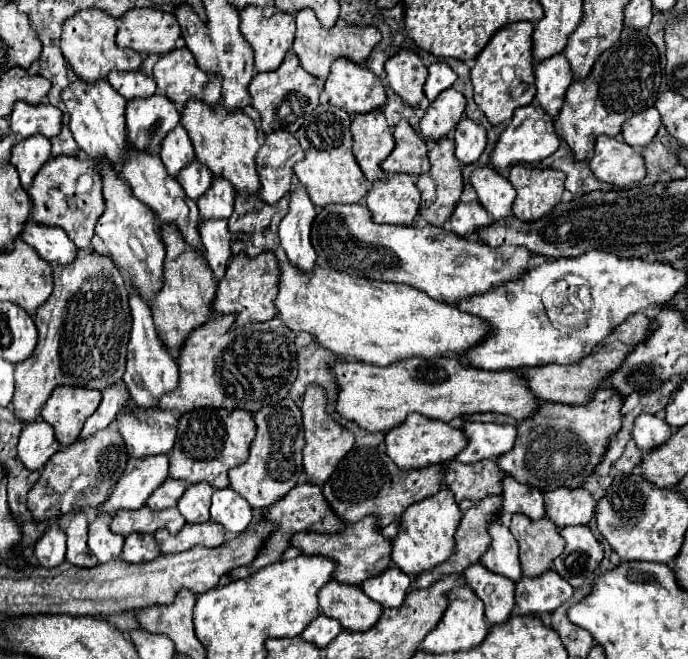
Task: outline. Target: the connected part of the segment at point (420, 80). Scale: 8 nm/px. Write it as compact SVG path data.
M400 49L386 61L388 85L410 107L418 107L424 101L424 83L428 69L420 57L408 49Z

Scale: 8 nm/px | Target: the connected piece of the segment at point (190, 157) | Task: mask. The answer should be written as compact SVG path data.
M178 125L166 139L162 141L162 153L160 159L168 171L170 177L178 177L178 173L194 161L194 149L188 139L188 133L182 125Z

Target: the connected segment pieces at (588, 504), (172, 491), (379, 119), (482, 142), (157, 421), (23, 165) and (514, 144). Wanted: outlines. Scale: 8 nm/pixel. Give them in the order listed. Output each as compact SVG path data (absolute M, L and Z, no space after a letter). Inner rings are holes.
M556 489L550 493L544 493L546 501L546 517L556 527L568 527L568 525L588 525L596 501L586 489Z
M168 477L168 479L154 491L154 495L148 499L146 505L148 505L152 511L162 511L162 509L176 507L178 501L180 501L180 497L184 495L186 487L188 487L188 483L182 483L182 481L178 481L178 479L170 479L170 477Z
M374 109L364 115L354 115L352 119L352 137L354 137L354 155L368 181L384 179L380 169L382 159L394 149L394 137L386 123L386 117L380 109Z
M464 117L456 125L454 141L456 141L456 157L458 157L458 161L464 163L464 165L470 165L480 157L480 153L486 147L486 129Z
M136 407L136 411L130 415L118 415L116 421L118 421L120 435L126 441L128 457L144 459L150 455L168 455L172 451L178 421L170 411L158 411L158 415L150 415L150 411L142 411L142 407Z
M42 135L22 139L12 147L10 163L18 169L20 183L24 189L30 189L34 175L48 159L50 159L50 141Z
M530 103L530 105L514 111L512 121L506 125L506 129L502 131L498 143L494 145L494 149L490 153L488 165L500 173L500 171L504 171L512 165L518 165L518 163L542 161L542 159L550 157L558 149L558 145L560 145L560 139L552 127L552 119L542 109L538 111L536 103Z

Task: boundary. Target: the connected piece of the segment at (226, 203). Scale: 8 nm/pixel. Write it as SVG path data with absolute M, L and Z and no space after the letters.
M214 179L214 187L198 199L198 209L200 209L200 219L210 221L210 219L228 219L234 209L234 187L228 181Z

